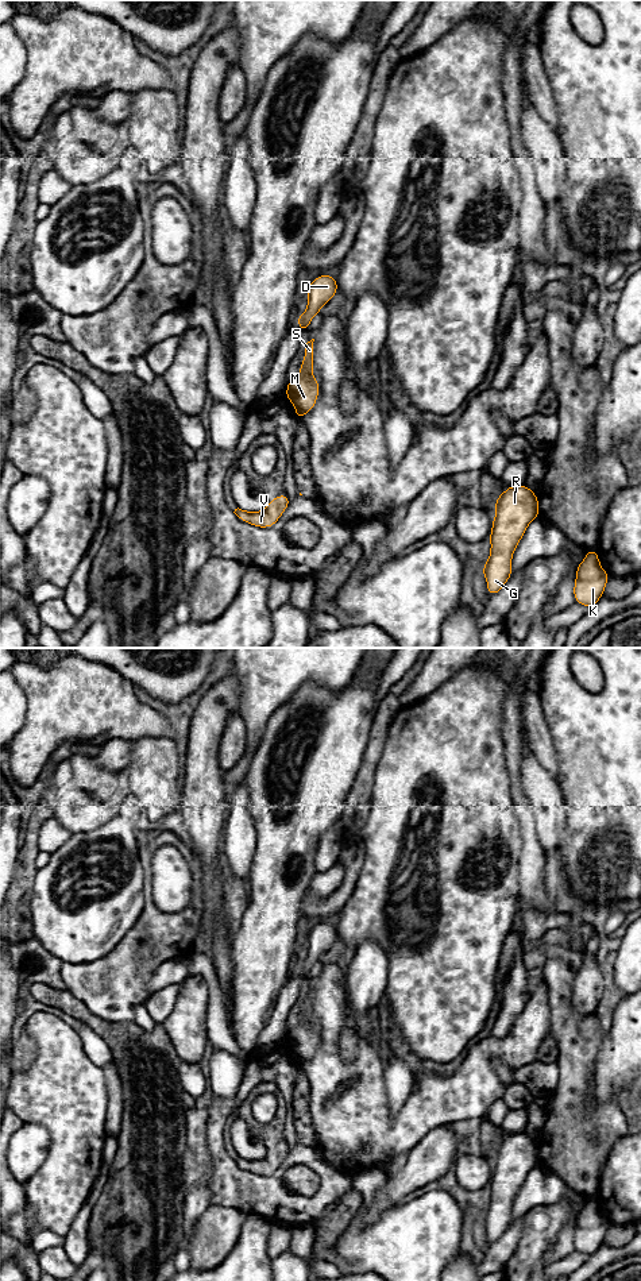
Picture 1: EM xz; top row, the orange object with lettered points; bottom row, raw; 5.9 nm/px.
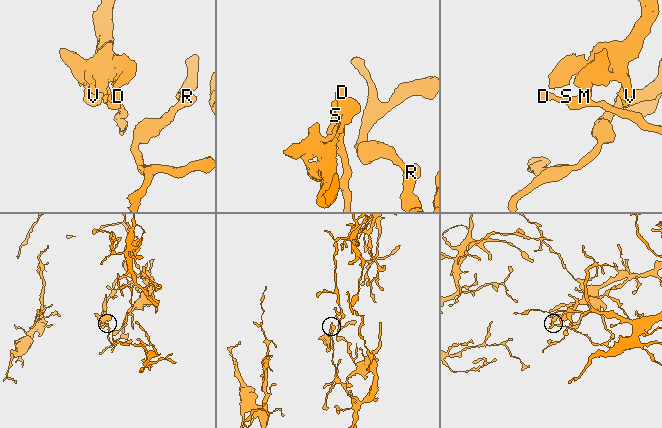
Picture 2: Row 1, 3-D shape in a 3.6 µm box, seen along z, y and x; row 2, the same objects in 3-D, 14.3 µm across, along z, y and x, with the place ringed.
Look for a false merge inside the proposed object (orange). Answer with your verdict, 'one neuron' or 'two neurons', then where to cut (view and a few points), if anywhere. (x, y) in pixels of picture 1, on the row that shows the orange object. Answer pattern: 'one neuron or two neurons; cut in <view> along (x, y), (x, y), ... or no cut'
two neurons; cut in xz along (296, 411), (302, 415)

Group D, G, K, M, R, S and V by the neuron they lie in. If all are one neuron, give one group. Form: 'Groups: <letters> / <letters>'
Groups: D G K M R S / V

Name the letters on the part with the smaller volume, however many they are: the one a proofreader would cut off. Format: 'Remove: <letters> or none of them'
Remove: V

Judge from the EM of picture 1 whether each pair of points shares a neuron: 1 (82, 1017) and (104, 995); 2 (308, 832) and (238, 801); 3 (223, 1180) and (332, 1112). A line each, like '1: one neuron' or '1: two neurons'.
1: two neurons
2: two neurons
3: two neurons

